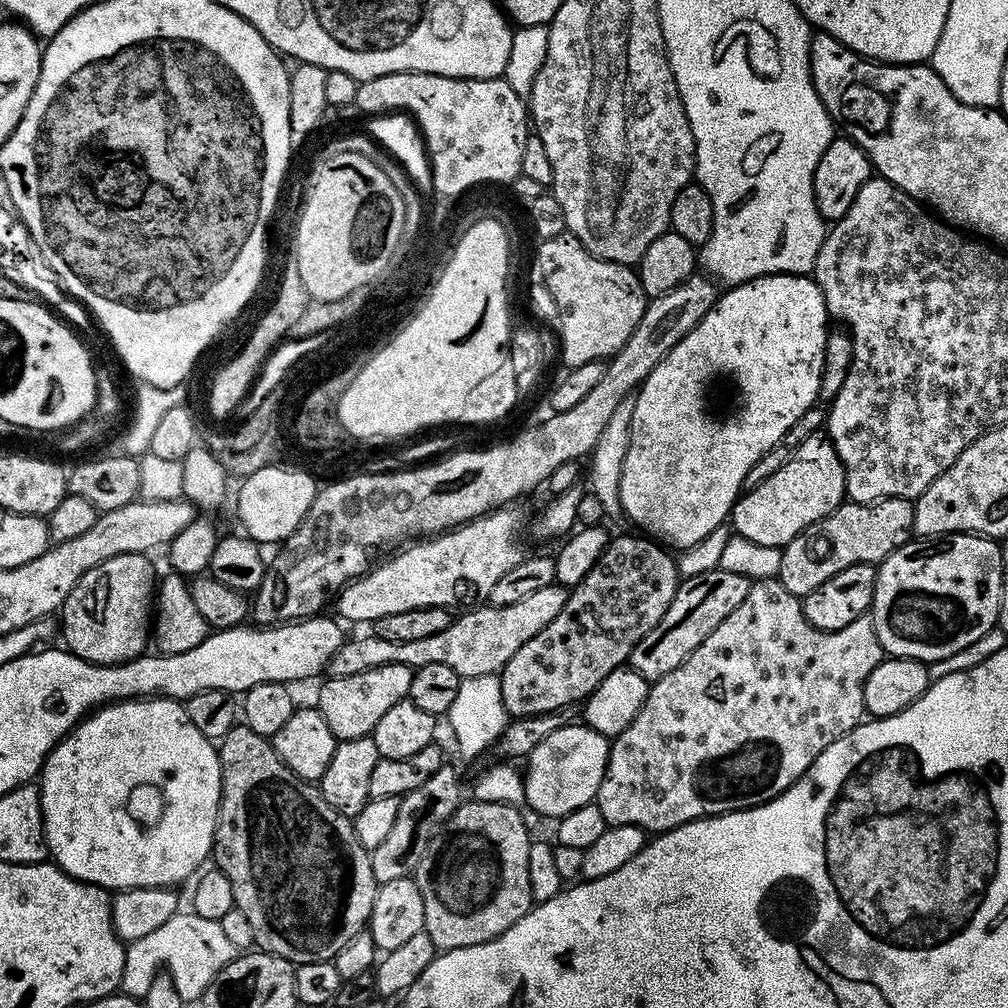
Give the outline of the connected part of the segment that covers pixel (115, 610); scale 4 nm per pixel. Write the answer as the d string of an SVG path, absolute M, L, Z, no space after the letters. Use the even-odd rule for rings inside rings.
M142 552L138 554L118 554L98 566L94 566L94 570L87 572L77 582L74 590L70 590L62 609L62 617L64 616L64 624L62 620L62 636L64 632L65 642L63 641L63 643L66 645L67 651L74 653L78 658L82 658L91 664L125 664L128 660L134 659L135 656L145 655L147 648L144 647L150 644L150 621L154 616L154 593L158 588L158 575L156 576L156 572L152 569L152 564L148 559L149 557Z

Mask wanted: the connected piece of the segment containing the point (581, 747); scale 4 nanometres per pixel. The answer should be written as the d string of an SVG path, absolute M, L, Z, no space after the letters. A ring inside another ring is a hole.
M573 722L554 730L526 757L528 773L523 773L524 800L542 818L559 818L596 799L596 791L608 765L609 737L598 734L583 722Z

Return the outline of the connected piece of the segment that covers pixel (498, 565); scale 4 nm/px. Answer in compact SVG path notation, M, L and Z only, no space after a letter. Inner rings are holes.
M512 506L497 508L469 524L460 524L441 532L439 536L420 538L401 547L392 554L397 556L381 564L379 561L360 579L341 588L334 605L348 620L375 622L386 614L409 612L415 608L452 610L455 604L472 606L487 601L498 578L514 570L514 566L518 566L522 559L520 516L514 509Z

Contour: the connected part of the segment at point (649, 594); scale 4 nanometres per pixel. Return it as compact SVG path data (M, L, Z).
M644 534L635 535L613 535L607 550L600 555L598 562L594 562L594 566L590 566L590 574L586 574L584 581L569 591L566 606L558 610L546 630L538 630L538 634L534 634L530 642L525 642L514 653L514 658L500 669L500 702L509 717L540 716L543 712L557 712L579 705L600 685L602 678L616 668L625 667L634 646L638 646L638 642L642 642L642 638L646 638L646 634L662 622L662 614L670 610L670 602L674 602L676 588L682 579L678 560L655 539Z

